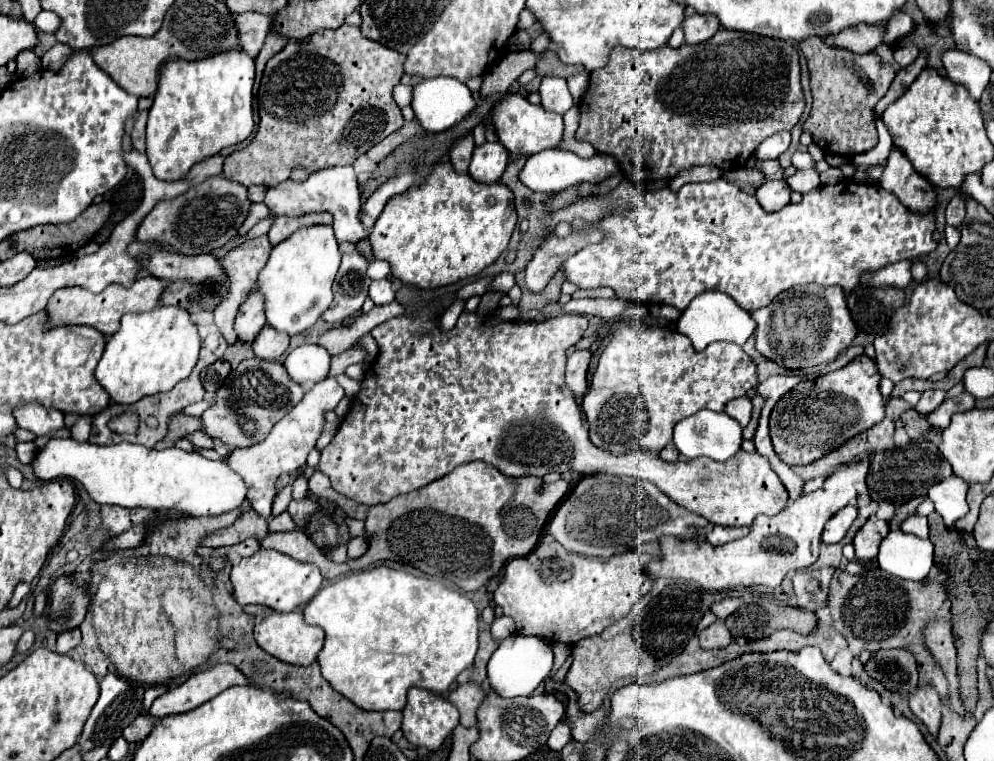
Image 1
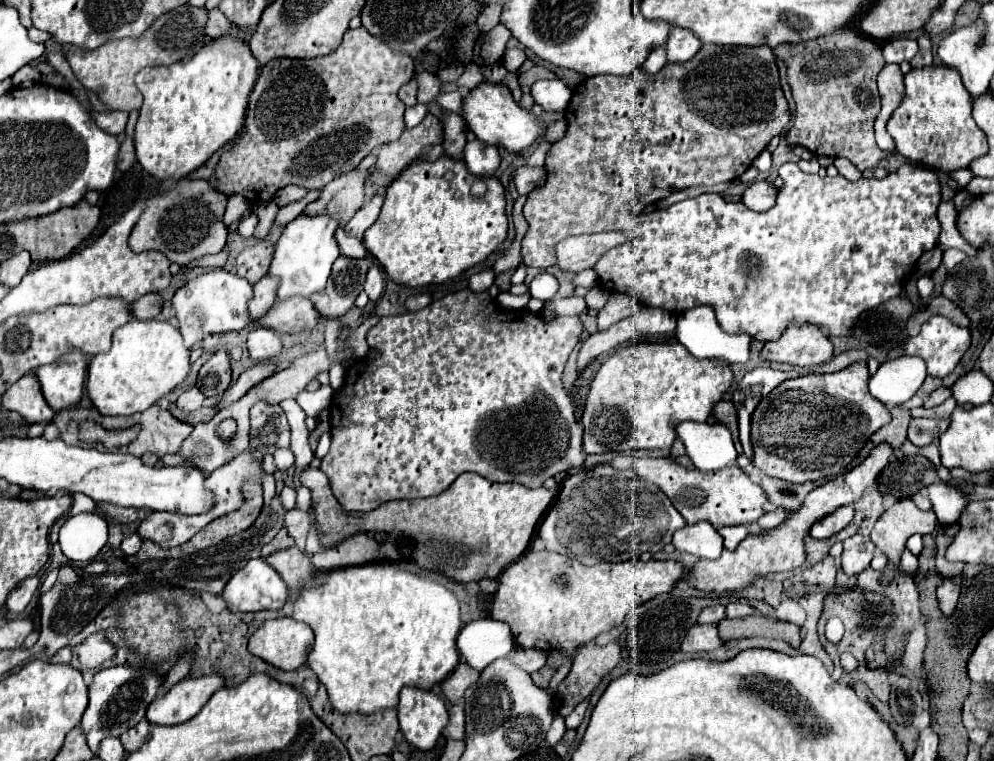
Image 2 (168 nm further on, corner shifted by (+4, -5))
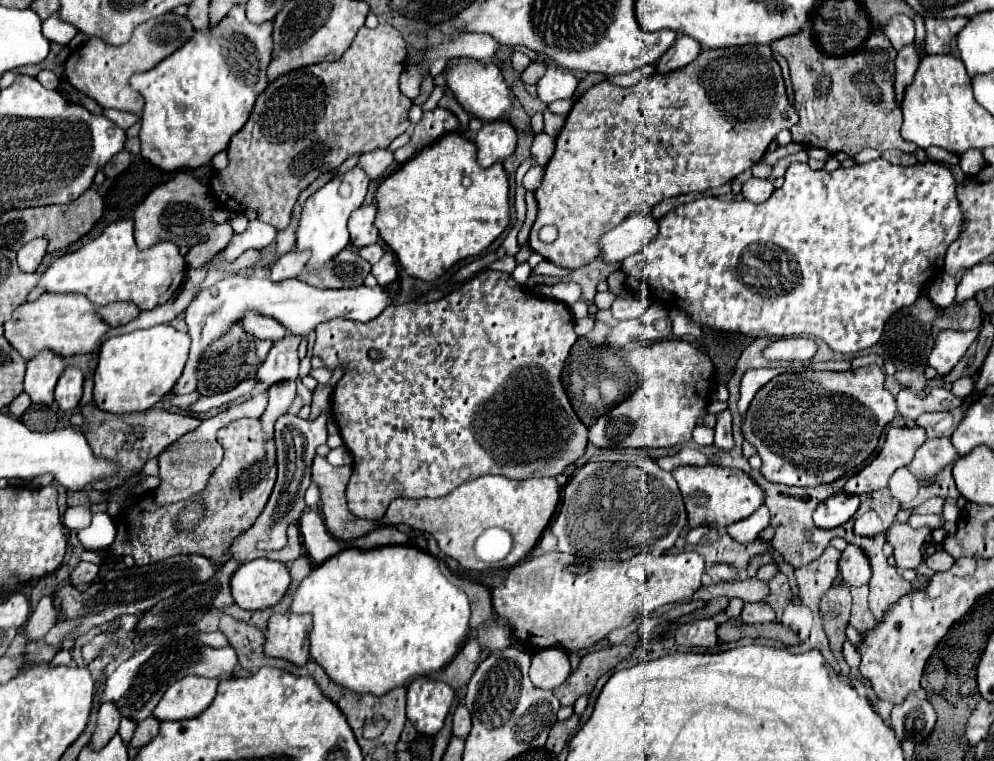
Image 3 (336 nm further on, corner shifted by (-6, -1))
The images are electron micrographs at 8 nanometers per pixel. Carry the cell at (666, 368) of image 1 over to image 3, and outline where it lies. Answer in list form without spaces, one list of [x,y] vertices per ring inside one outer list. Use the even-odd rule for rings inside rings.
[[[667,340],[635,348],[625,354],[625,360],[639,376],[639,388],[631,394],[629,400],[615,406],[589,428],[589,442],[597,448],[671,448],[689,442],[695,424],[707,414],[705,406],[709,402],[709,392],[715,382],[713,364],[709,356],[689,342]]]

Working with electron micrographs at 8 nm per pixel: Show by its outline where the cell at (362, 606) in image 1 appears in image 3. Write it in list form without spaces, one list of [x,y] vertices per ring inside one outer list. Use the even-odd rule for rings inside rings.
[[[407,544],[369,550],[369,554],[347,548],[329,562],[315,566],[297,586],[291,612],[309,612],[313,616],[309,652],[331,680],[353,692],[375,696],[387,694],[415,674],[441,670],[453,660],[469,634],[467,594],[441,574],[437,558]]]

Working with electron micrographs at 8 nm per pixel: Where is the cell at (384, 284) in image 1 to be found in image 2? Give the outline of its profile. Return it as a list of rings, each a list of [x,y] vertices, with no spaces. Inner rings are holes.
[[[371,264],[369,272],[367,272],[367,280],[365,280],[365,292],[369,296],[369,300],[377,302],[383,294],[383,286],[385,286],[385,278],[383,278],[383,272],[377,264]]]

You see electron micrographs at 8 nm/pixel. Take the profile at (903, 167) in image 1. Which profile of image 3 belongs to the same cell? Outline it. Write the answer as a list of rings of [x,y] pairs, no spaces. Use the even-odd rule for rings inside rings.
[[[915,42],[909,44],[909,46],[903,46],[903,50],[899,50],[899,54],[897,54],[897,60],[895,60],[895,66],[897,66],[897,72],[895,72],[895,78],[897,78],[895,94],[897,94],[899,102],[903,100],[905,86],[909,86],[913,82],[913,76],[917,72],[921,56],[923,56],[923,52],[917,48]]]

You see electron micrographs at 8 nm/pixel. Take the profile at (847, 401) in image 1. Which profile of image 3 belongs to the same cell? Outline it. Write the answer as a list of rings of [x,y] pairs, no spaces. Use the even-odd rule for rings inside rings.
[[[863,366],[863,368],[847,370],[847,372],[811,372],[811,370],[805,370],[805,372],[785,372],[785,374],[777,376],[777,378],[773,378],[771,382],[767,382],[757,392],[753,402],[749,404],[749,410],[747,410],[747,414],[743,418],[743,426],[741,426],[745,440],[757,448],[757,454],[763,460],[761,474],[769,482],[777,482],[777,484],[787,484],[787,486],[819,486],[819,484],[825,484],[825,482],[833,482],[833,480],[849,474],[851,470],[859,468],[875,452],[883,428],[895,418],[895,412],[897,412],[895,410],[895,398],[887,390],[885,380],[887,380],[887,374],[885,374],[883,368],[879,368],[879,366]]]

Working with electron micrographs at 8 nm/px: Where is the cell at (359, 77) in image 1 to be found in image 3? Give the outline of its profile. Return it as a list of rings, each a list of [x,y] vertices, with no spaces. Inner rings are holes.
[[[379,24],[377,28],[369,30],[367,26],[363,26],[357,36],[353,38],[353,44],[349,46],[349,50],[341,56],[341,60],[337,62],[325,62],[325,64],[313,64],[313,66],[307,66],[307,68],[299,68],[299,70],[293,70],[281,78],[277,78],[275,82],[271,82],[267,86],[267,90],[257,98],[255,106],[253,106],[253,112],[247,120],[247,124],[231,138],[229,142],[229,148],[227,148],[227,154],[229,154],[229,166],[221,172],[217,172],[211,180],[211,194],[213,198],[217,198],[217,206],[219,208],[225,208],[225,210],[231,210],[231,212],[243,212],[243,210],[255,210],[257,212],[257,218],[261,222],[267,222],[271,224],[275,230],[285,230],[289,226],[289,220],[291,220],[291,212],[293,212],[293,206],[299,198],[299,194],[321,174],[325,172],[331,172],[335,168],[339,168],[349,156],[353,156],[355,152],[369,152],[369,150],[377,150],[377,148],[389,148],[389,144],[393,142],[393,138],[397,138],[399,134],[403,134],[411,122],[407,120],[407,112],[411,108],[411,100],[407,96],[403,96],[399,92],[399,74],[403,72],[403,60],[405,60],[405,40],[403,36],[399,34],[399,30],[395,30],[391,24]]]

